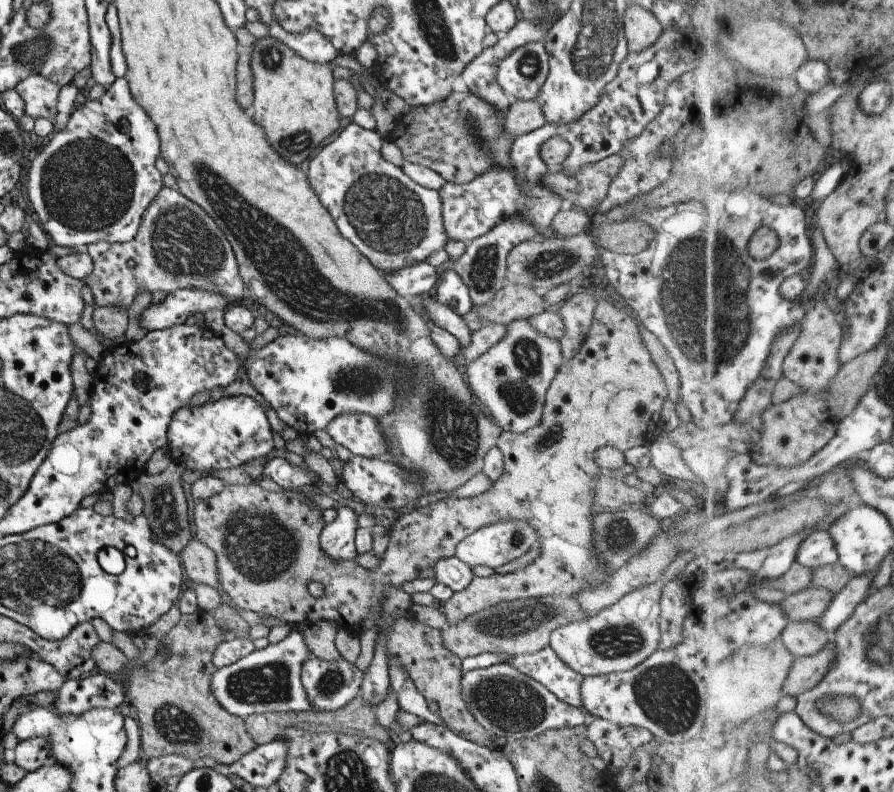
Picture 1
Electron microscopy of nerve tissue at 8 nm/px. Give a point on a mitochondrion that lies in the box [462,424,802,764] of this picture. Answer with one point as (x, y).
(668, 695)

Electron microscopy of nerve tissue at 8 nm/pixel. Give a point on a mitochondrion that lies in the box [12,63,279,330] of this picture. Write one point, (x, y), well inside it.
(87, 184)

